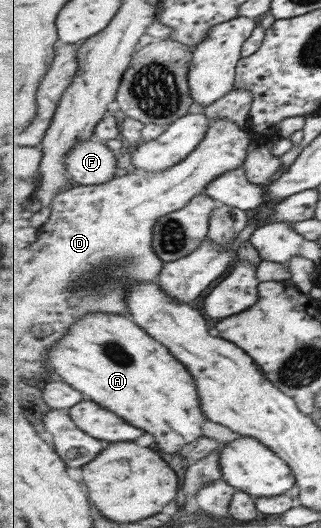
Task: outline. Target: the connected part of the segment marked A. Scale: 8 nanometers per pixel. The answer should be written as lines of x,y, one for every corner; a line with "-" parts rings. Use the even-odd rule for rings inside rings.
94,313
74,324
70,334
57,342
51,352
51,367
62,380
86,394
103,408
119,414
129,424
152,434
158,448
167,454
182,454
191,445
203,439
203,424
207,416
201,408
195,377
167,345
155,340
129,316

